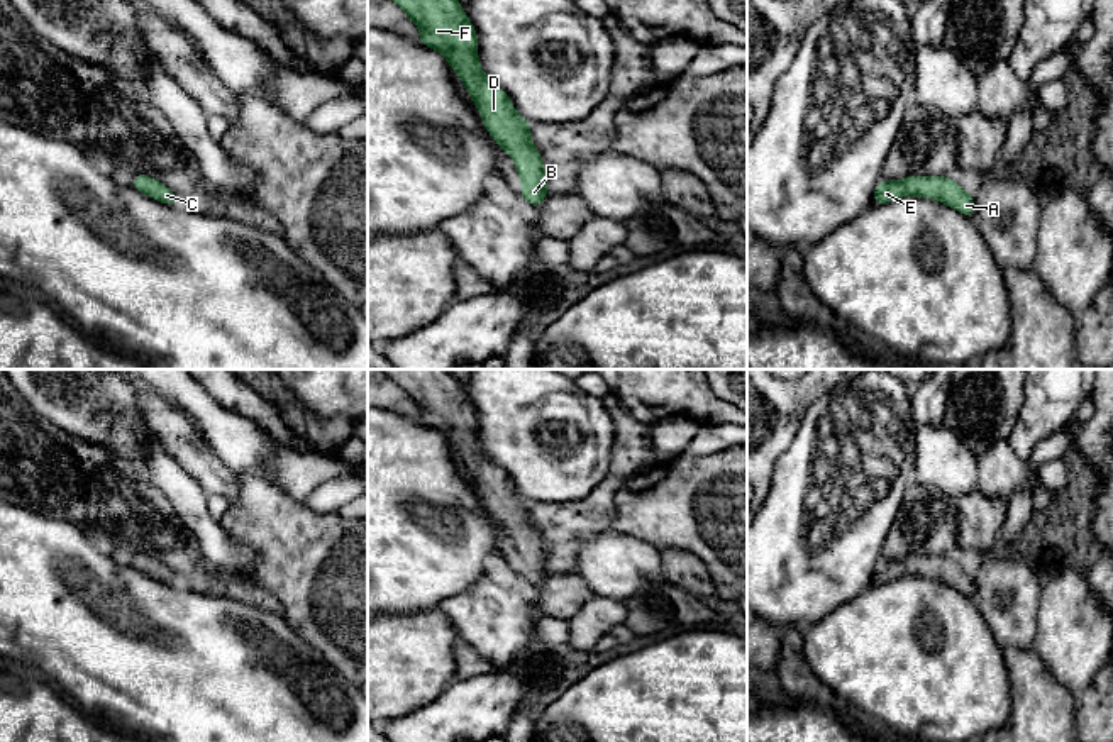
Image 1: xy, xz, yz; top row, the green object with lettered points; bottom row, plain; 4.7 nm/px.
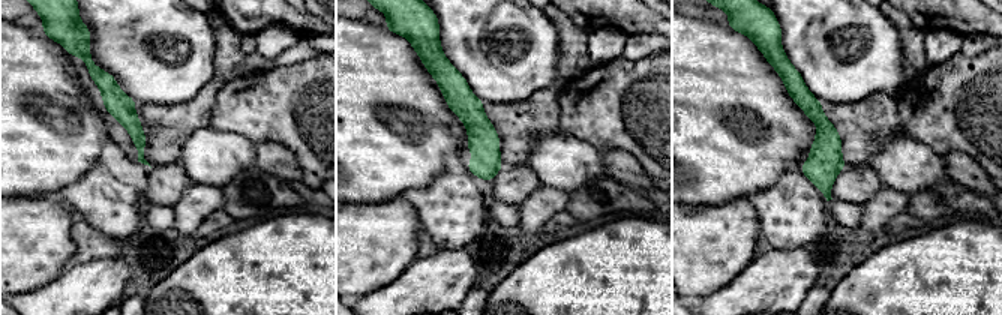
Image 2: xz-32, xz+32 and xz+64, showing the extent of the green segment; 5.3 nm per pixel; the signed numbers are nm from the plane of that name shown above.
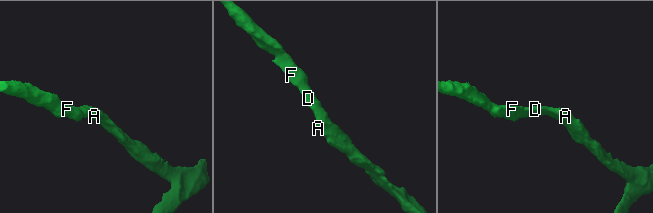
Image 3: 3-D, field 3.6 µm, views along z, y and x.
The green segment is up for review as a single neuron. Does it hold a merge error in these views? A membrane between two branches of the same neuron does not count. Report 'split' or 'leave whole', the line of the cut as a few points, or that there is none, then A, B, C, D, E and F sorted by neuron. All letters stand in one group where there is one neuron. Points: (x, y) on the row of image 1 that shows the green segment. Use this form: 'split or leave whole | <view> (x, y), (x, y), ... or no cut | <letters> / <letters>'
leave whole | no cut | A B C D E F

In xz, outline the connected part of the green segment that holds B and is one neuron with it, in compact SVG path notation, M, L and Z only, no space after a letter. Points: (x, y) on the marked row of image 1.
M393 0L420 27L418 41L440 51L459 75L476 103L490 136L515 161L523 190L517 190L530 205L547 198L542 158L530 137L530 122L520 117L510 97L485 76L478 61L478 34L459 0Z

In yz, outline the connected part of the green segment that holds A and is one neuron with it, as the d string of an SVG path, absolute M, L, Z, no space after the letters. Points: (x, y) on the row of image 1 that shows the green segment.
M908 176L889 183L881 180L874 190L872 202L874 205L886 203L905 195L939 200L962 215L974 219L974 200L971 193L966 193L949 176Z

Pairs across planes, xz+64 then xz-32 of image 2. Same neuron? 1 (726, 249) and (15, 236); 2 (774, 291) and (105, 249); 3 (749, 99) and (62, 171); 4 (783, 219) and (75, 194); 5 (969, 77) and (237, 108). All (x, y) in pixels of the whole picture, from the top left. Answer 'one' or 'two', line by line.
1: one
2: two
3: one
4: one
5: one

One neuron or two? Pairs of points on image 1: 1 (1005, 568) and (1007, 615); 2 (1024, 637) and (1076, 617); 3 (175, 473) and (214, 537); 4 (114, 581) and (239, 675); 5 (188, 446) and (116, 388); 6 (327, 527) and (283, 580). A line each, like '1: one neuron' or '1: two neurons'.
1: one neuron
2: two neurons
3: one neuron
4: one neuron
5: two neurons
6: one neuron

